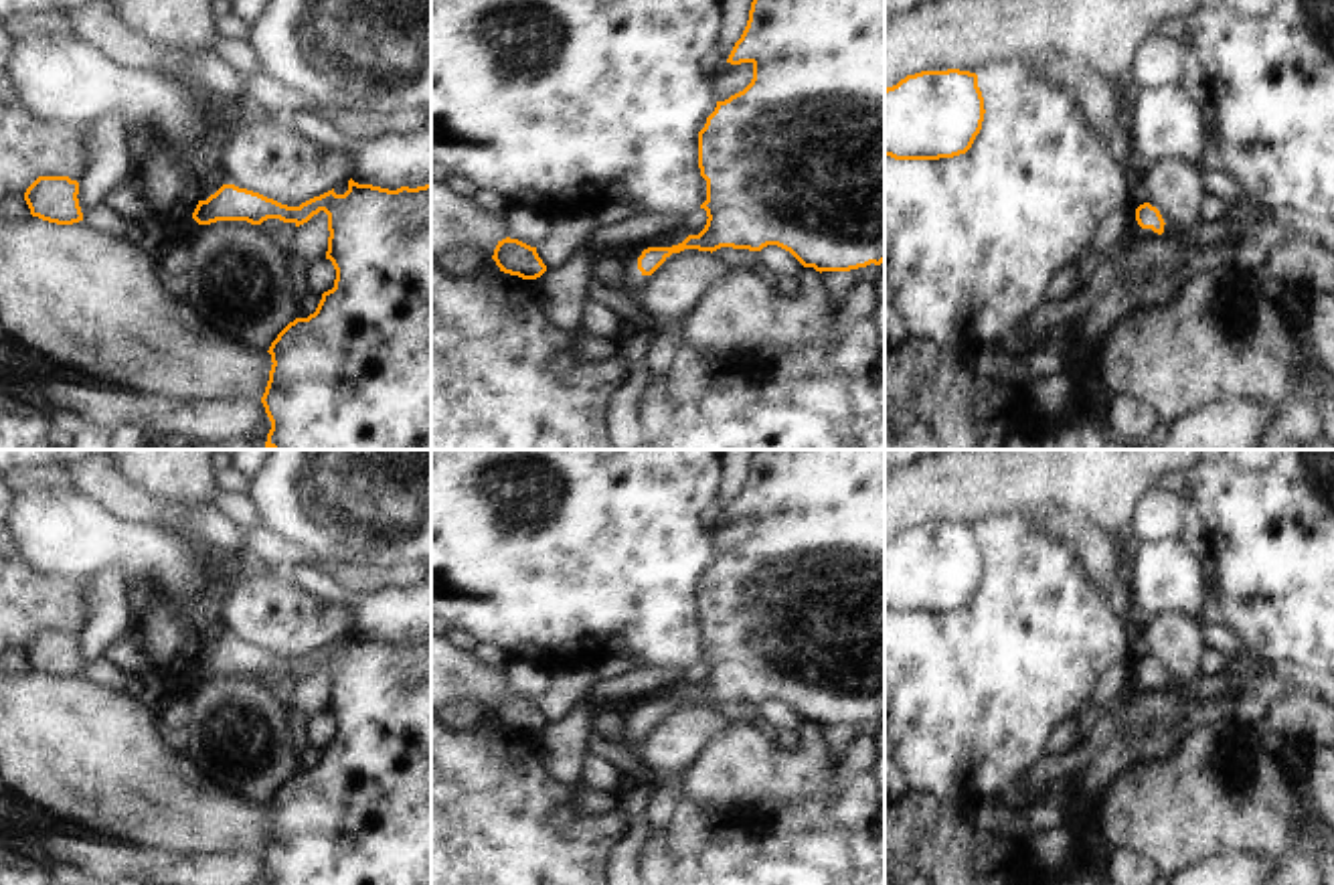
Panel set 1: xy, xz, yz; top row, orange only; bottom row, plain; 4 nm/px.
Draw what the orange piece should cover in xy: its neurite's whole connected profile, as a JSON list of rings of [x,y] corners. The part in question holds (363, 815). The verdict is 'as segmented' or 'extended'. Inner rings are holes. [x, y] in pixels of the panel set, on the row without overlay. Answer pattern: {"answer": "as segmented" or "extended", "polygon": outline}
{"answer": "as segmented", "polygon": [[[350,632],[344,648],[336,648],[332,642],[302,656],[300,660],[287,660],[259,646],[239,642],[235,638],[223,638],[206,654],[198,654],[192,672],[198,678],[211,678],[217,674],[247,674],[251,678],[261,678],[267,672],[279,672],[300,680],[320,664],[328,668],[330,691],[326,713],[332,715],[336,733],[334,741],[322,747],[316,766],[308,772],[296,772],[289,776],[267,804],[273,818],[261,857],[271,875],[269,885],[431,885],[431,636],[417,642],[401,640],[397,644],[389,644],[372,638],[358,638]]]}

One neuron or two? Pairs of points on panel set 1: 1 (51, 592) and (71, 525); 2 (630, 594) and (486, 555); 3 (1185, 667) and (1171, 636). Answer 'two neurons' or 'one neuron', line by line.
1: two neurons
2: one neuron
3: one neuron

